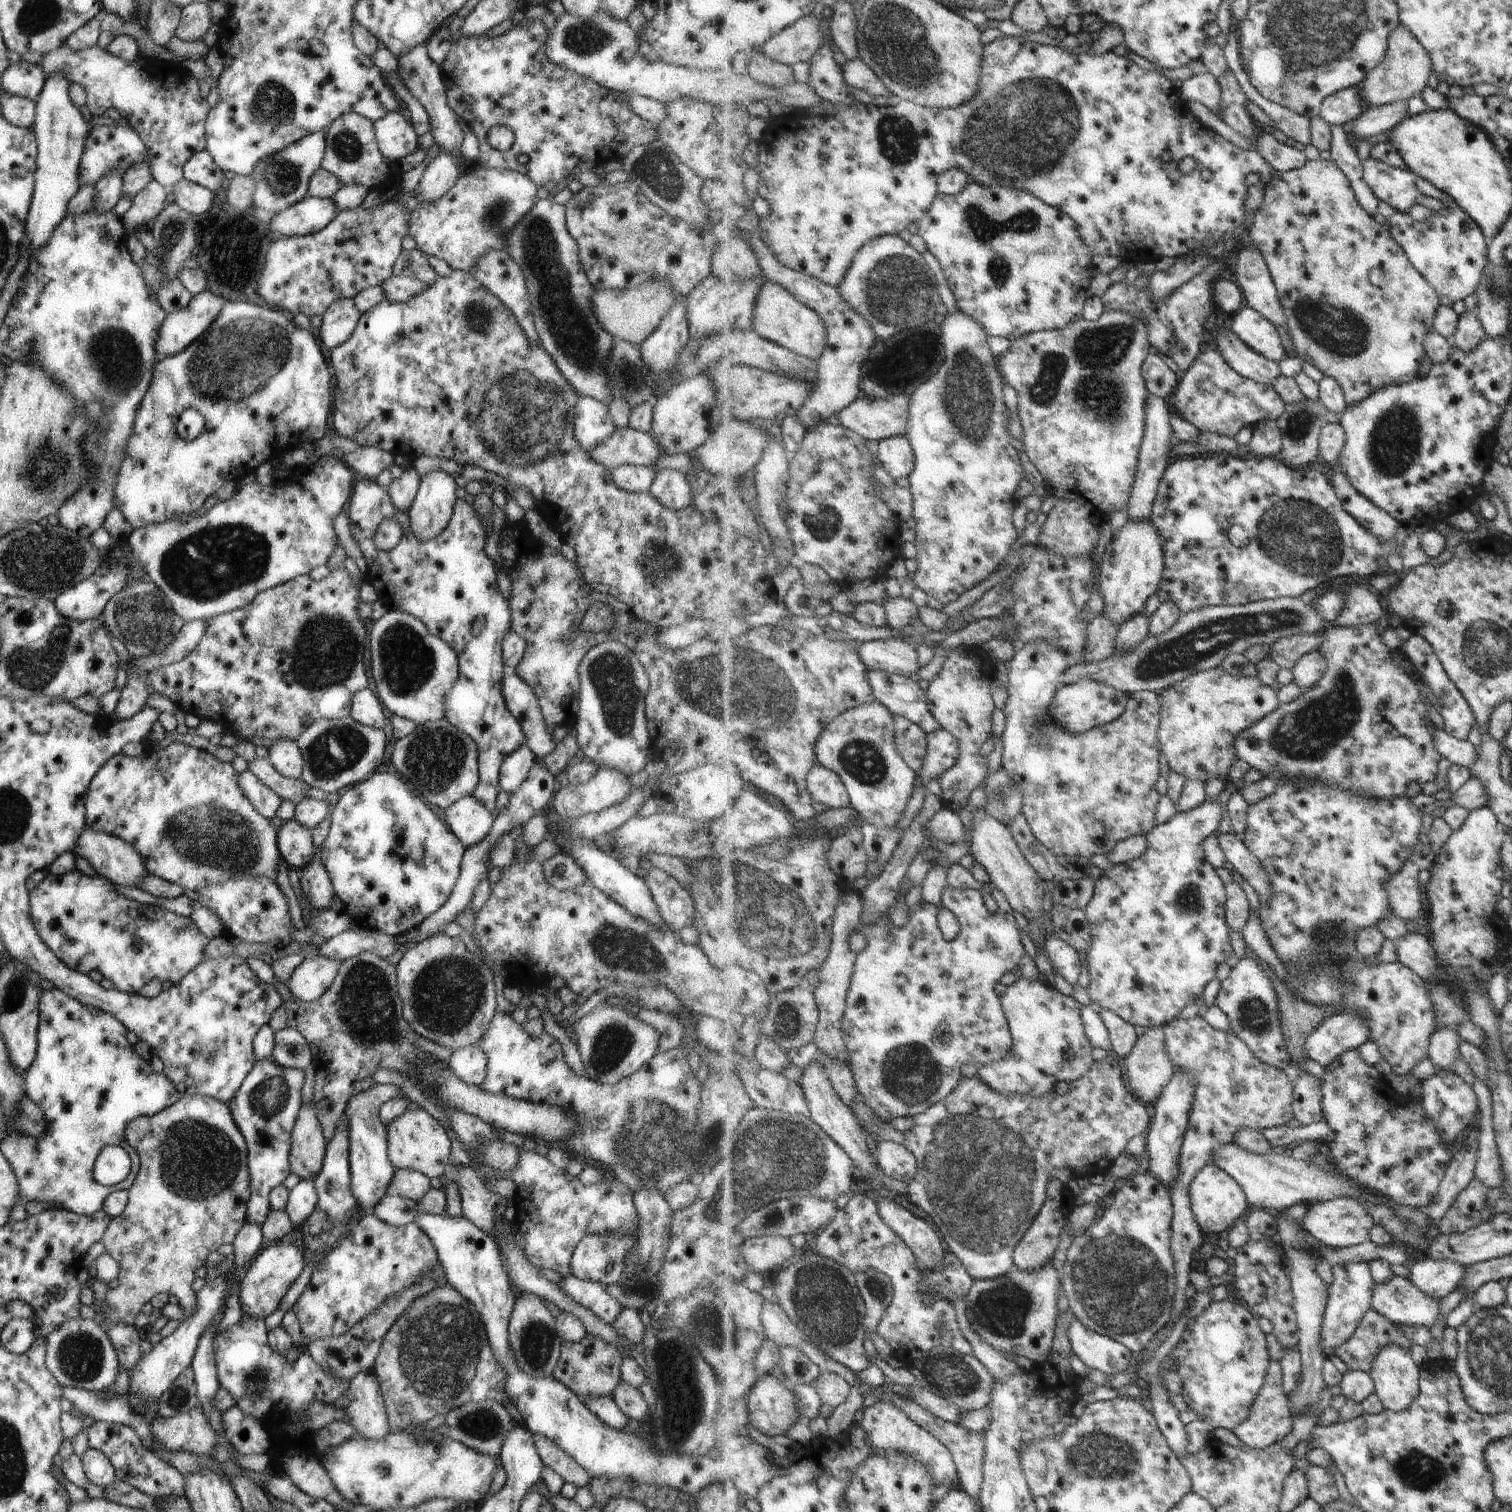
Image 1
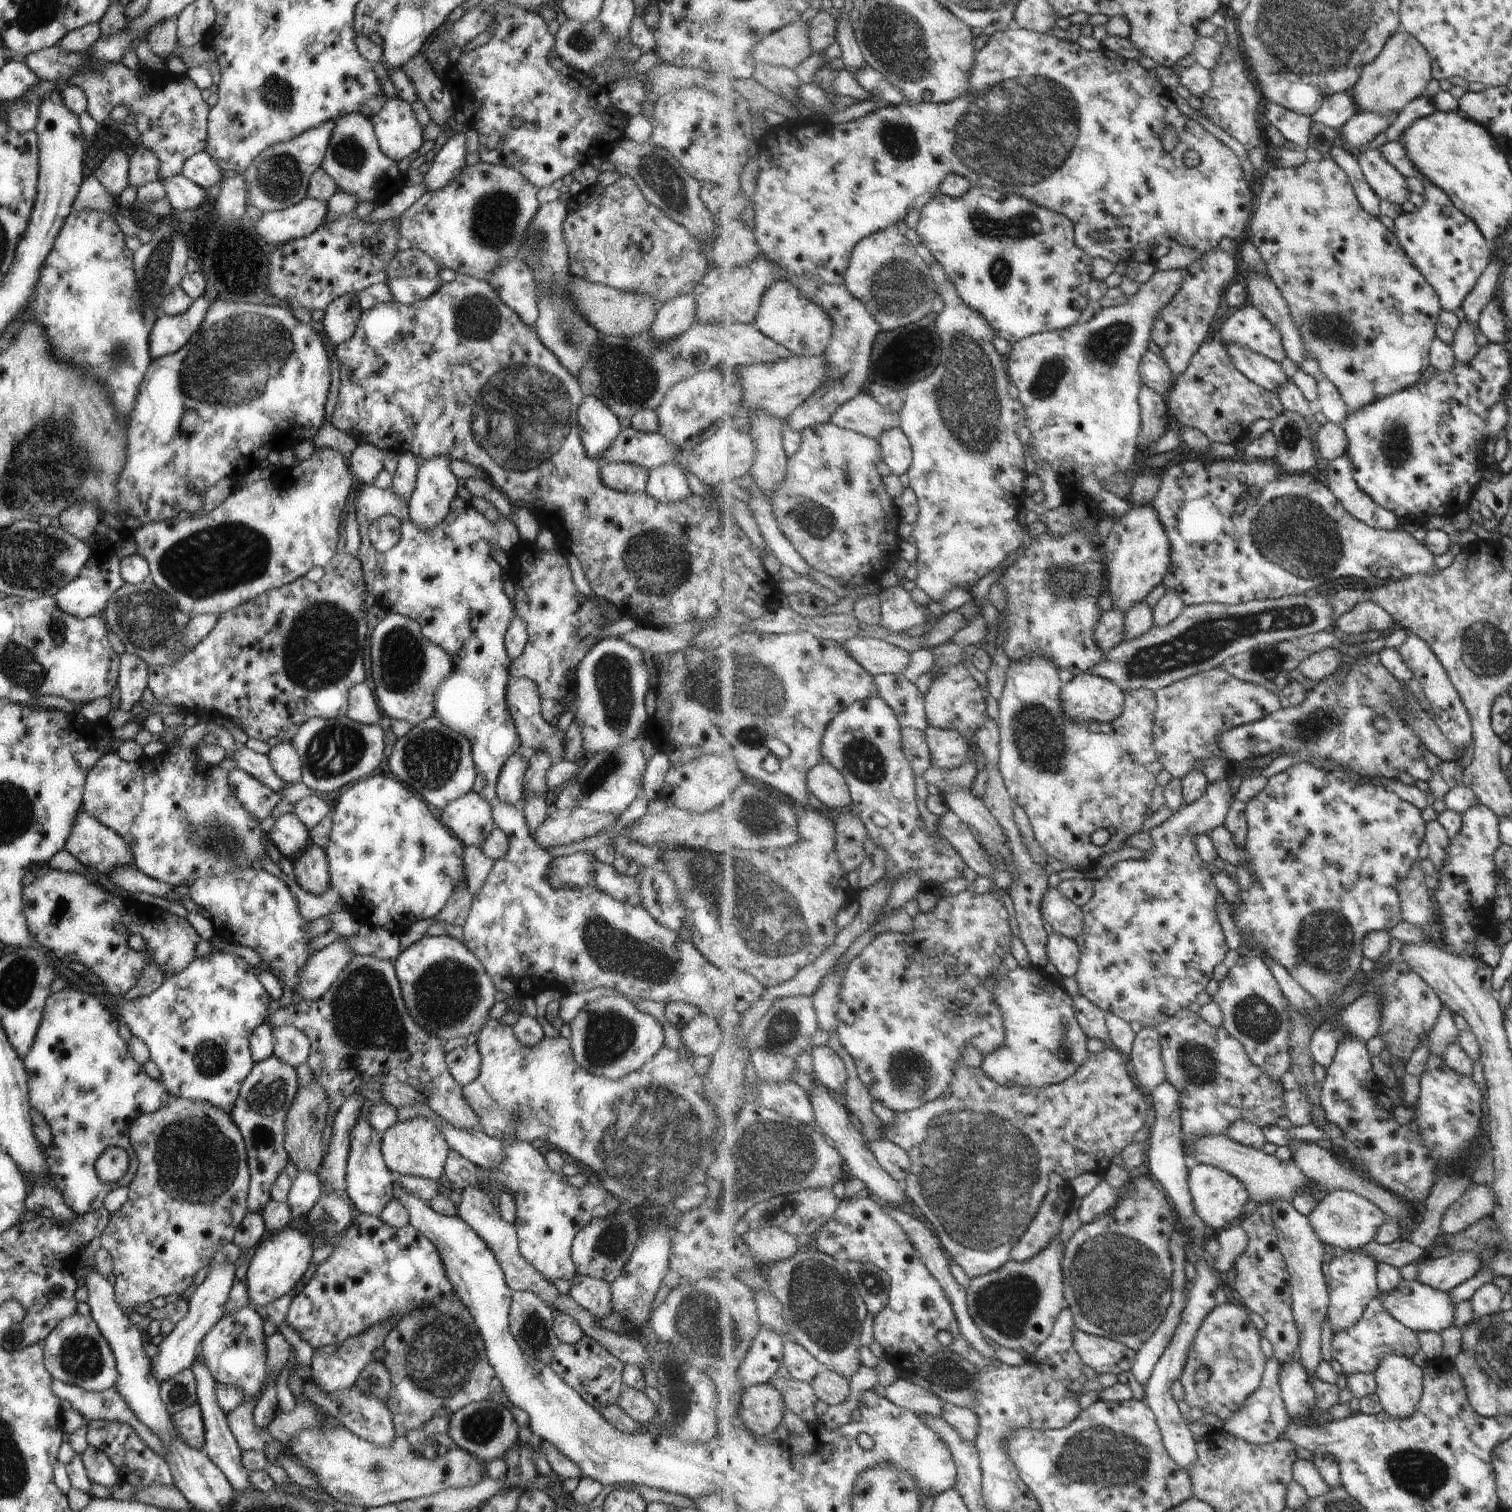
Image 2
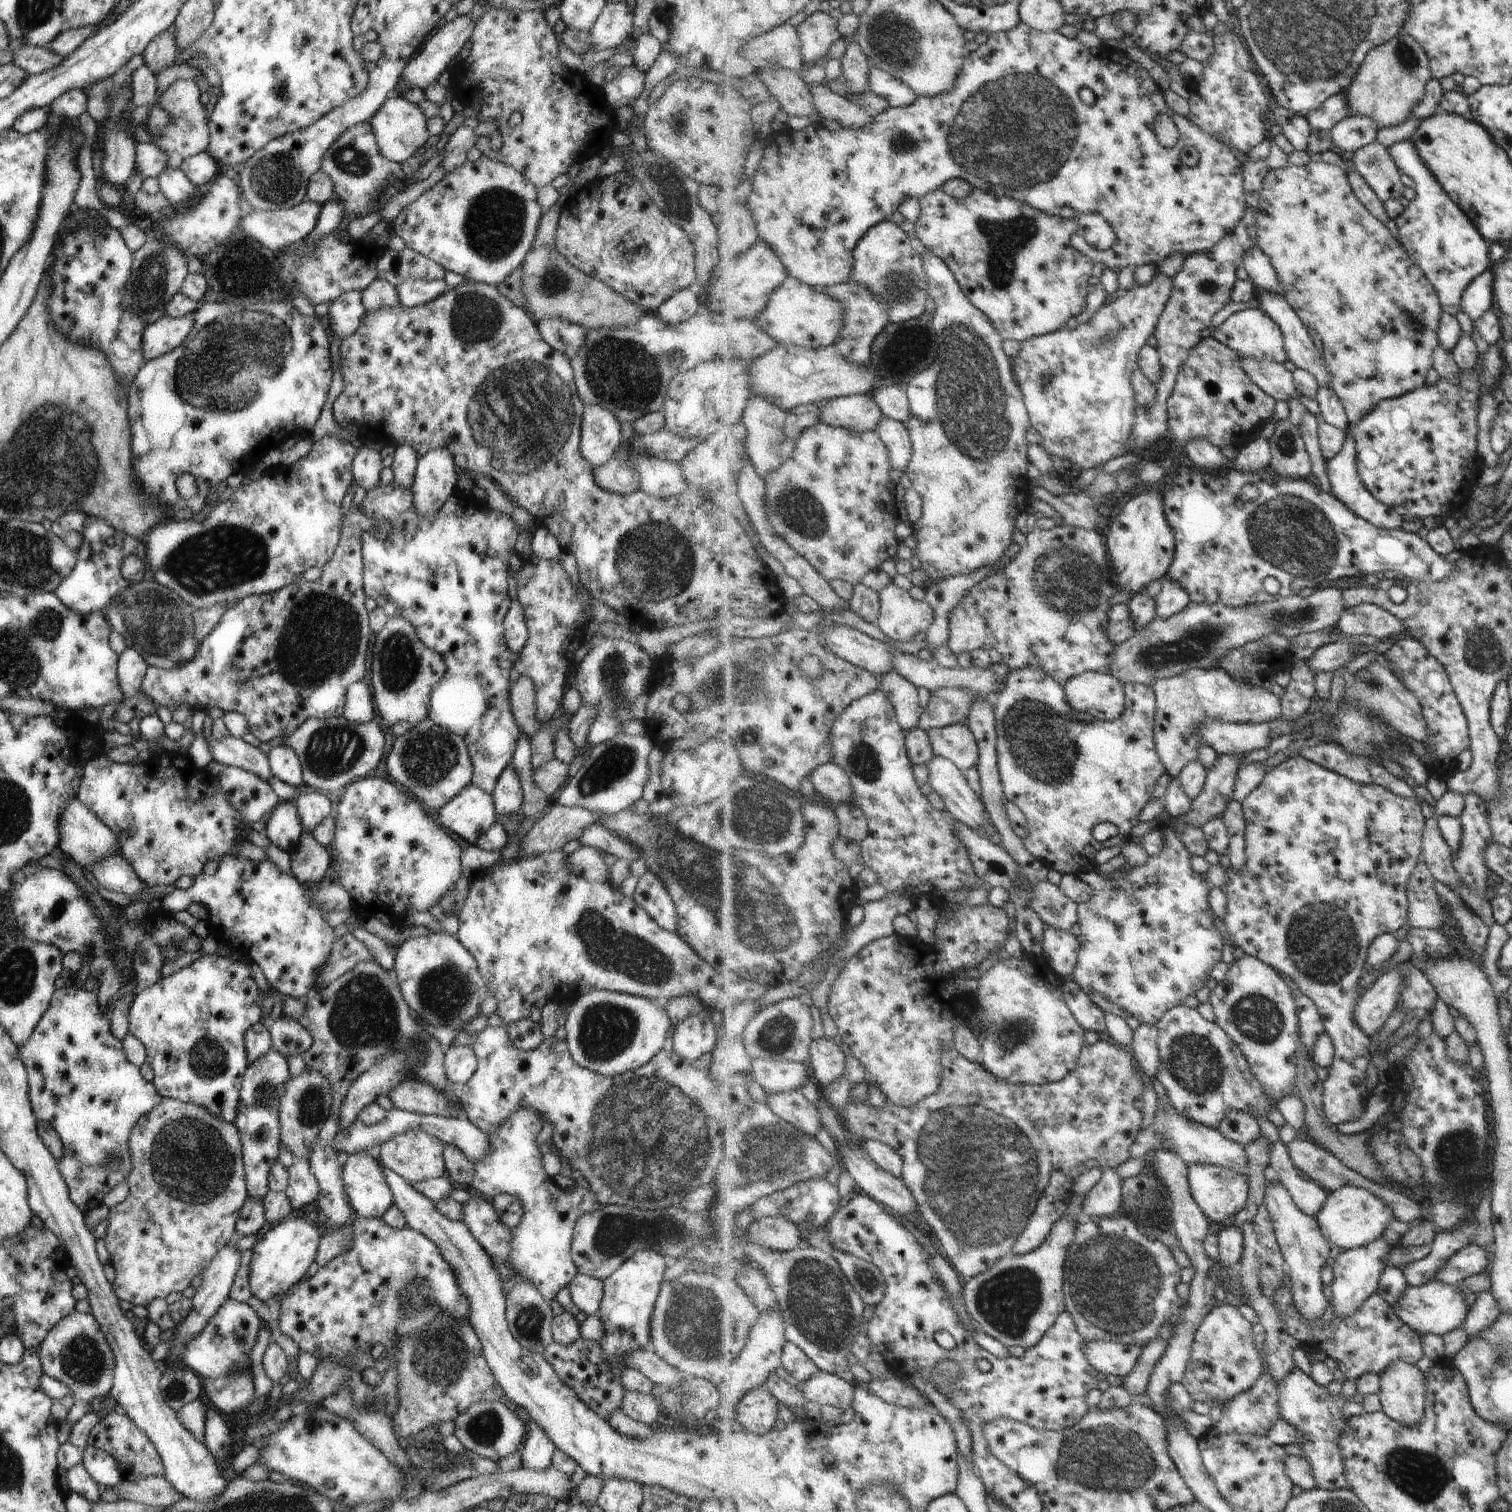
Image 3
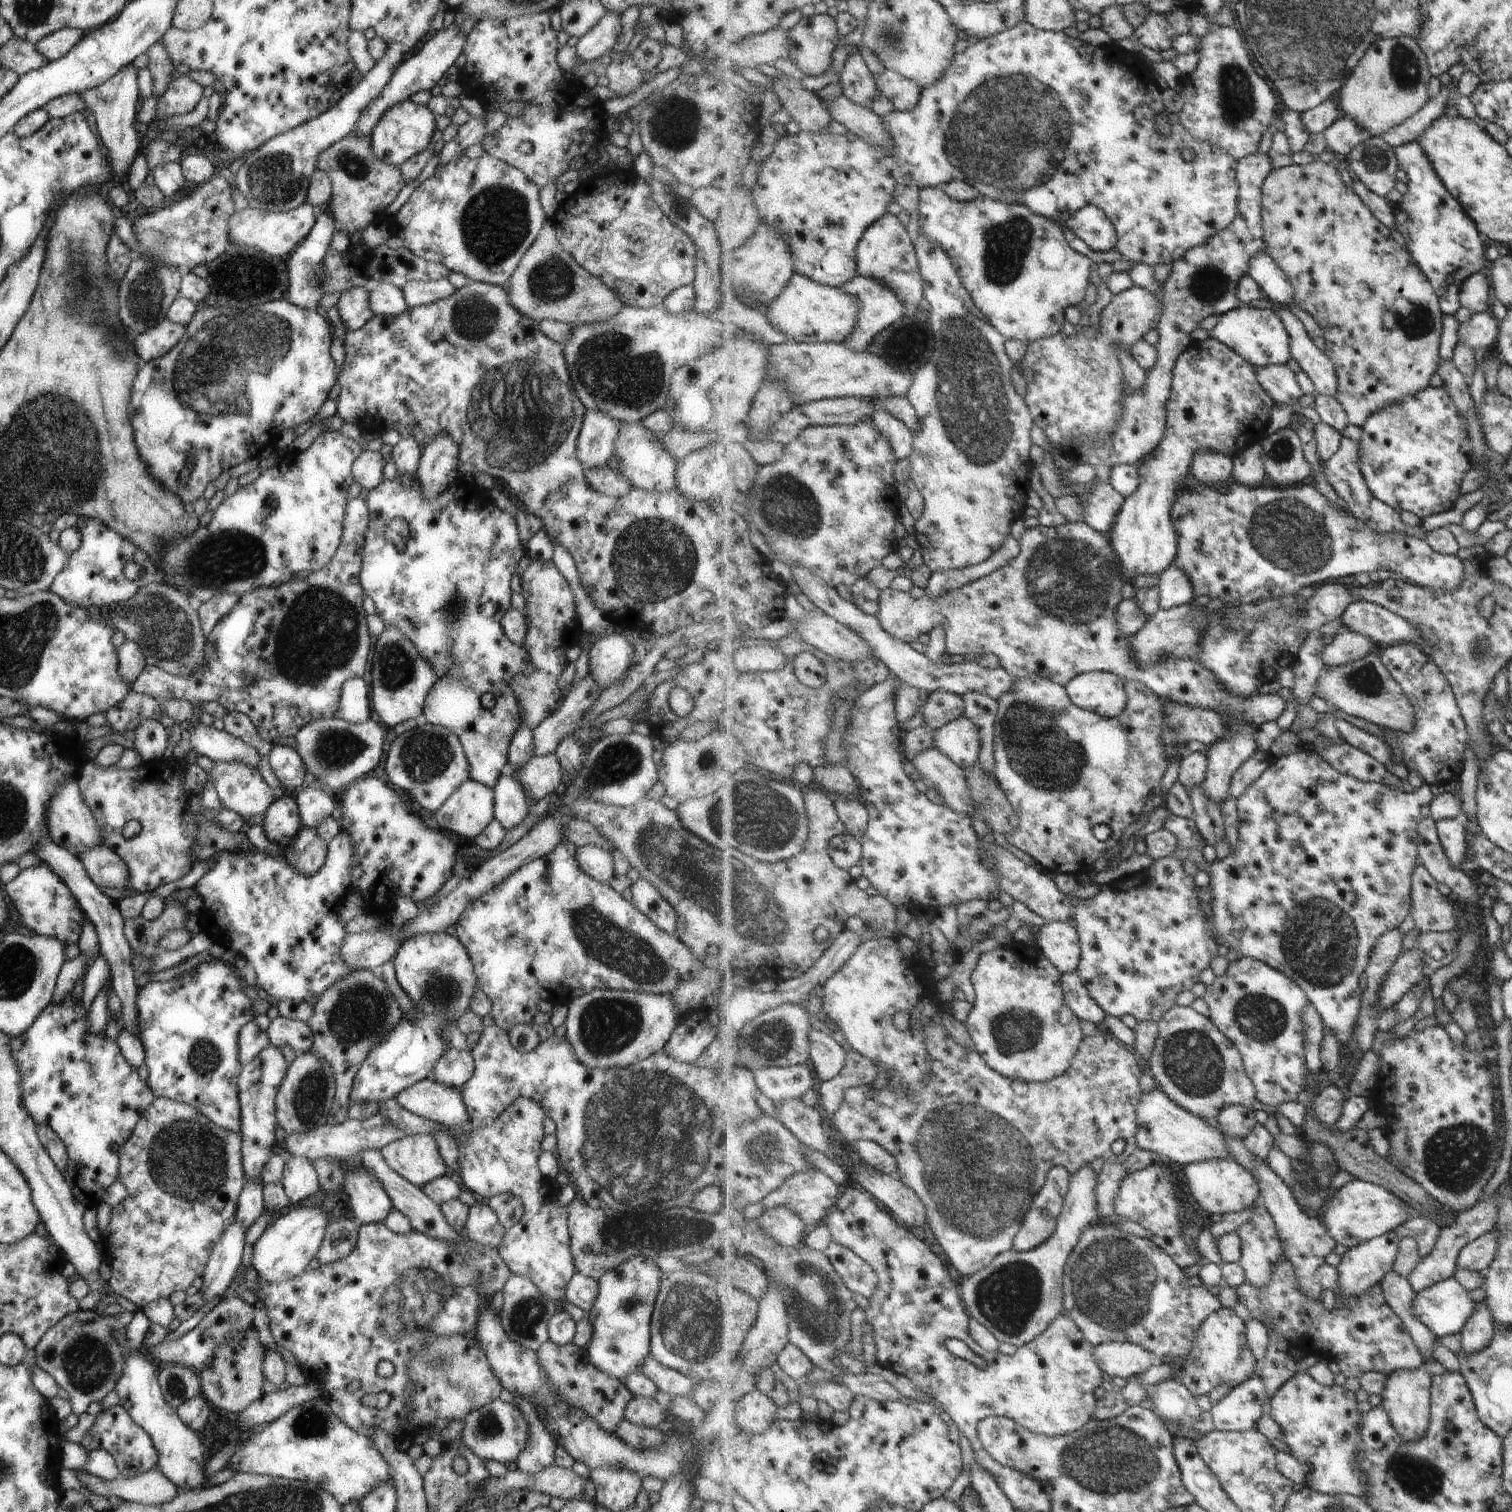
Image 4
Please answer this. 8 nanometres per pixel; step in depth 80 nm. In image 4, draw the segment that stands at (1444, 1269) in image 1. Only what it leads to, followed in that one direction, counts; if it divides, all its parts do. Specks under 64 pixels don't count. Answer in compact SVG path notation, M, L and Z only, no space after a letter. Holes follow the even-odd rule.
M1496 1228L1492 1233L1482 1236L1473 1242L1470 1242L1461 1252L1457 1259L1458 1268L1464 1268L1468 1270L1476 1270L1479 1273L1483 1272L1486 1268L1489 1269L1491 1263L1495 1260L1498 1253L1498 1233Z

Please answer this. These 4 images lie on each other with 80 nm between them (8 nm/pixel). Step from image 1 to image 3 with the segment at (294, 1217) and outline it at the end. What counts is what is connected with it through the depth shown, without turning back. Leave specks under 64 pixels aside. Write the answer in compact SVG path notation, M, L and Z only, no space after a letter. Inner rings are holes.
M293 1158L291 1166L286 1171L288 1183L284 1193L295 1213L318 1197L319 1187L305 1159Z

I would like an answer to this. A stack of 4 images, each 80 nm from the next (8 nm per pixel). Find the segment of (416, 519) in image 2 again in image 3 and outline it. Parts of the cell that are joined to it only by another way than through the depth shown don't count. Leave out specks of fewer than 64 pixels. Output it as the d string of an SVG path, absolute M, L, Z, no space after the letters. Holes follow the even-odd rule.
M445 447L431 449L418 457L410 488L412 507L418 515L431 517L451 493L458 492L455 465L452 454Z

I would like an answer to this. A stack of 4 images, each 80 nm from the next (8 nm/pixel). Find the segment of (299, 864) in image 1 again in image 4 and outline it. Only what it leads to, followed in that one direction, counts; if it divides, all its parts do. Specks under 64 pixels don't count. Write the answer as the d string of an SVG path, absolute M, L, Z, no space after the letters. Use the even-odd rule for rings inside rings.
M293 792L277 794L275 800L265 809L262 832L273 844L285 848L300 829L298 808Z

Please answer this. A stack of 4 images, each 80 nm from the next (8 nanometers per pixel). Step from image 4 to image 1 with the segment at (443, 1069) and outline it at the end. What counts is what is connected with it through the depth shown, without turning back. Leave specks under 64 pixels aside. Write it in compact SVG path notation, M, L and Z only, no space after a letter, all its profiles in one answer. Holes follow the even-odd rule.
M476 1044L459 1047L450 1054L447 1066L458 1079L477 1087L486 1075L486 1056Z

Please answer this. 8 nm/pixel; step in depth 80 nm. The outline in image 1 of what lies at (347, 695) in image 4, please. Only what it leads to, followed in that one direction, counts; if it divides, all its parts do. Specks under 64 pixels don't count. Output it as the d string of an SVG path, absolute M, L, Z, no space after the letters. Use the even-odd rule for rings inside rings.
M368 687L354 692L351 697L349 717L360 725L382 729L385 726L385 716L379 702L376 693Z

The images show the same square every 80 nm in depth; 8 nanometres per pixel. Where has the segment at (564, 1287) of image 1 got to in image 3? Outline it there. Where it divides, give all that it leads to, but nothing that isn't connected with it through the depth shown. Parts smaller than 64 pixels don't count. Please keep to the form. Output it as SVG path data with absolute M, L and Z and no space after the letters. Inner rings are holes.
M575 1273L567 1285L570 1299L578 1308L580 1315L593 1315L597 1312L603 1283L599 1279Z

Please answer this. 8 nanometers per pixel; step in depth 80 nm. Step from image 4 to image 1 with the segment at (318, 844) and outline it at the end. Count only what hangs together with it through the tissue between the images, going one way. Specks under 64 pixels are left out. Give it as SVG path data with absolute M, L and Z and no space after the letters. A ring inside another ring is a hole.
M317 853L298 870L298 876L303 894L314 909L329 909L332 903L337 904L328 872Z

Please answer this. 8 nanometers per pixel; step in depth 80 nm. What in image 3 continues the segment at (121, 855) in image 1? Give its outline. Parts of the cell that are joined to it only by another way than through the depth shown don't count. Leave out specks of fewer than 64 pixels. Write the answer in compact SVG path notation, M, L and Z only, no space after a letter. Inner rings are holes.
M75 797L66 802L66 807L59 815L57 828L57 848L59 848L62 854L66 855L73 862L76 862L83 869L104 858L119 855L118 842L114 832Z

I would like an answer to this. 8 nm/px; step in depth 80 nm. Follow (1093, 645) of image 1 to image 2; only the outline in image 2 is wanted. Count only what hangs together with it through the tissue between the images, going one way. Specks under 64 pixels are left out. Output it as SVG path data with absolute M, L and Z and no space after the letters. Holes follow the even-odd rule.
M1119 609L1103 611L1096 624L1095 636L1100 647L1109 654L1124 642L1126 614Z

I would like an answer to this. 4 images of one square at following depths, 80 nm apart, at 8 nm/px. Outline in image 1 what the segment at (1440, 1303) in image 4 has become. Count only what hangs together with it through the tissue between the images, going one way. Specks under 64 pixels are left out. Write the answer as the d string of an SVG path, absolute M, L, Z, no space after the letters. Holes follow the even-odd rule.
M1395 1275L1388 1283L1377 1283L1373 1289L1372 1308L1399 1325L1432 1326L1444 1315L1440 1300L1427 1296L1412 1280Z

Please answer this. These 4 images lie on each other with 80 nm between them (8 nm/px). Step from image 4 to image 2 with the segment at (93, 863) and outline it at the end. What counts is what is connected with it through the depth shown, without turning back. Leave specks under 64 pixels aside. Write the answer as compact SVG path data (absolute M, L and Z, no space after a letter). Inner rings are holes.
M133 867L114 869L106 877L129 895L135 894L135 892L146 892L153 896L162 897L172 890L170 884L159 882Z

